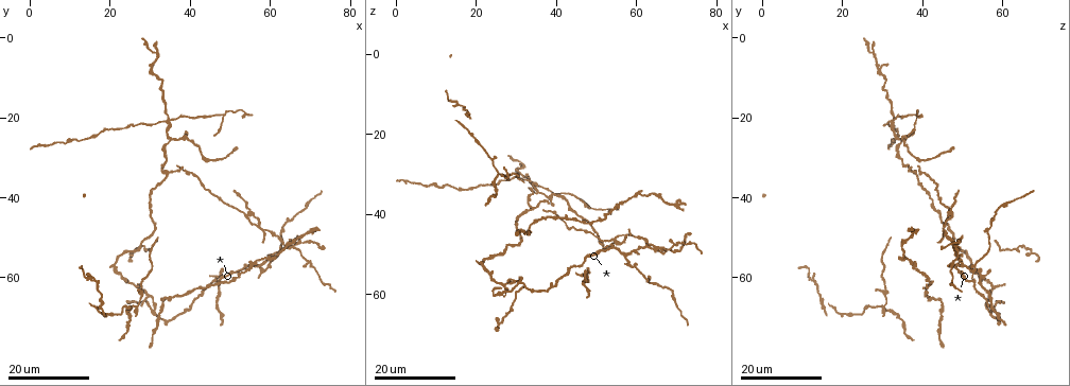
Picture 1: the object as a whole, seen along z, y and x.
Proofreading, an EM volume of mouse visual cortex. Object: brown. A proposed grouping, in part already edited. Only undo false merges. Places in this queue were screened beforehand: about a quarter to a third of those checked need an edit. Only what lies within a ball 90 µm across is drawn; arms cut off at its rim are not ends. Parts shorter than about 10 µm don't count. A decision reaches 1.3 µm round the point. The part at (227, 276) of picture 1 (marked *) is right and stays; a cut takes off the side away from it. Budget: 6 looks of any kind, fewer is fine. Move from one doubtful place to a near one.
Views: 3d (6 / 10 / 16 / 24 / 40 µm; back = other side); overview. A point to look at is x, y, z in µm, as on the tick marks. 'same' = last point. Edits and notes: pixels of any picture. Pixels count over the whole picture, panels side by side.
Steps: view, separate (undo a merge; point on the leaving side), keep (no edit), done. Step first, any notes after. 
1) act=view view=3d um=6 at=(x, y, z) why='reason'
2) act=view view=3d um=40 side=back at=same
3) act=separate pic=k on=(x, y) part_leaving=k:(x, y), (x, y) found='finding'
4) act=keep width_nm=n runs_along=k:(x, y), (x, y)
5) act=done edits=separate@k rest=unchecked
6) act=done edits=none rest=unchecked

act=view view=3d um=16 at=(26.5, 62.5, 58.0) why='three arms meet'

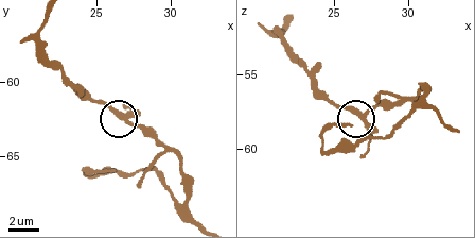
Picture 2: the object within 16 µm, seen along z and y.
act=view view=3d um=6 at=(27.0, 62.4, 58.2)

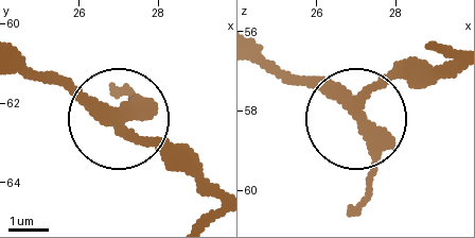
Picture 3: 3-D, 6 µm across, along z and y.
act=view view=3d um=6 side=back at=(27.10, 62.30, 58.15)

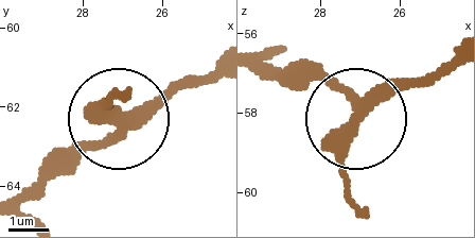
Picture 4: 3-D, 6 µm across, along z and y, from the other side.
act=keep arms=3 runs_along=4:(25, 200), (113, 135), (117, 115), (107, 104), (117, 95) found='all the same cell'

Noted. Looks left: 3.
act=view view=3d um=16 at=(30.5, 7.0, 28.0) why='three arms meet'

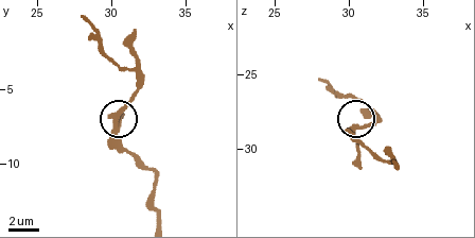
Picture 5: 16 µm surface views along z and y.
act=view view=3d um=10 at=(30.4, 7.2, 28.8) why='closer look'

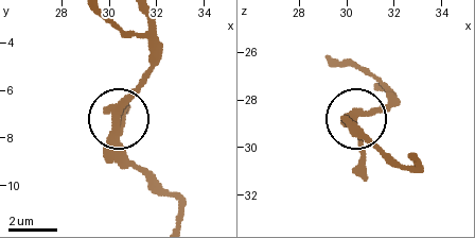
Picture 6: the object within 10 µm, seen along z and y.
act=keep runs_along=6:(178, 216), (120, 136), (124, 100), (148, 71) found='all the same cell'

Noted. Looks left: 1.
act=done edits=none rest=unchecked

